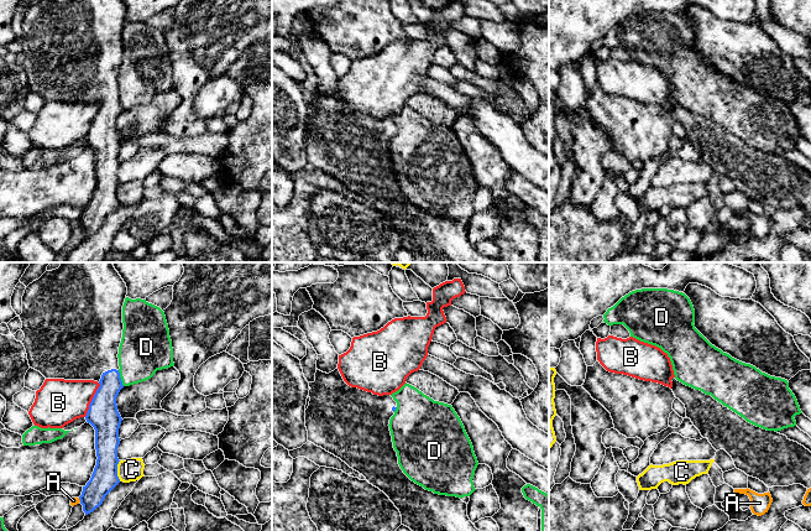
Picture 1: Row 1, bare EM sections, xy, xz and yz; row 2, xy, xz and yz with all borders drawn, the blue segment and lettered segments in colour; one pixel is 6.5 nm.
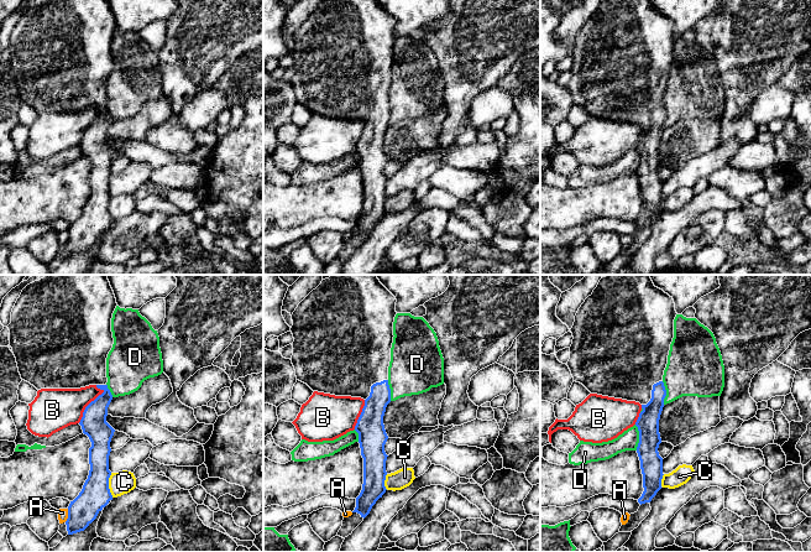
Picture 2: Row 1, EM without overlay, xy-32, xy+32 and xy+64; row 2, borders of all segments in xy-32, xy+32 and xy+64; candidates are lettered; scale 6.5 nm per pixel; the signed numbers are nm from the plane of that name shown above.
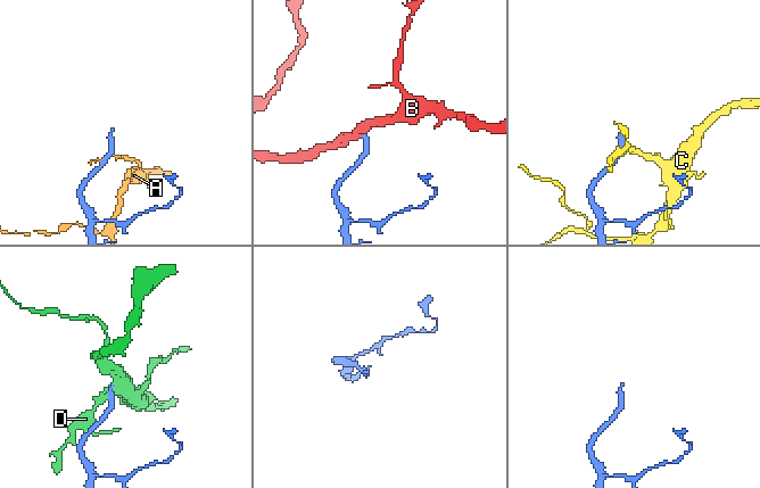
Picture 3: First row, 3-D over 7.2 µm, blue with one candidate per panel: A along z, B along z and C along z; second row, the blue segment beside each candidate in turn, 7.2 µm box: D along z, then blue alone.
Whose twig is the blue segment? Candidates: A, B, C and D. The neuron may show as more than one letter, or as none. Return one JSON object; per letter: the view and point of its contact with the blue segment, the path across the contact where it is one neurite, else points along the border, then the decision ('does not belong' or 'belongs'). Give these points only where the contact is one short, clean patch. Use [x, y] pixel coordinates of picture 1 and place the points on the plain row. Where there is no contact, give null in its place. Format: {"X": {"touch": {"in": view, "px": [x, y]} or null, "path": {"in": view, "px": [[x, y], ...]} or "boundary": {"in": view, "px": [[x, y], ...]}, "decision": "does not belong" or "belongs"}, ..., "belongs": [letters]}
{"A": {"touch": {"in": "xy", "px": [79, 222]}, "decision": "does not belong"}, "B": {"touch": {"in": "xy", "px": [92, 123]}, "boundary": {"in": "xy", "px": [[99, 105], [84, 139]]}, "decision": "does not belong"}, "C": {"touch": {"in": "xy", "px": [116, 193]}, "decision": "does not belong"}, "D": {"touch": {"in": "xy", "px": [120, 100]}, "decision": "does not belong"}, "belongs": []}

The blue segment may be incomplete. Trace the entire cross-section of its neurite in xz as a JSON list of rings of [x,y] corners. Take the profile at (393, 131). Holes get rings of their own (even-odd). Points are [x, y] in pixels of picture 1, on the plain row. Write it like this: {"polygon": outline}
{"polygon": [[[338,90],[329,97],[316,92],[315,104],[309,105],[309,110],[308,163],[340,181],[383,214],[399,233],[402,248],[413,254],[413,262],[501,262],[475,250],[467,239],[467,227],[460,220],[425,213],[403,196],[388,149],[397,131],[391,118],[378,119],[349,109]]]}

